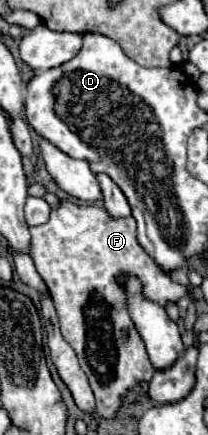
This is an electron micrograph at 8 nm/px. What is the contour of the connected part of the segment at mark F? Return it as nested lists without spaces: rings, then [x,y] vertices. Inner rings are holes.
[[[61,200],[61,206],[51,210],[49,222],[29,230],[31,258],[49,288],[59,316],[61,334],[71,344],[83,372],[89,376],[97,400],[97,414],[111,418],[121,406],[121,396],[135,384],[149,382],[155,372],[145,344],[127,314],[125,292],[115,282],[115,274],[135,274],[143,284],[145,297],[162,307],[177,303],[187,294],[187,288],[173,282],[167,272],[153,264],[153,258],[137,242],[133,216],[113,218],[105,208],[79,206]]]

